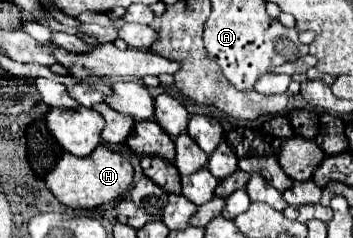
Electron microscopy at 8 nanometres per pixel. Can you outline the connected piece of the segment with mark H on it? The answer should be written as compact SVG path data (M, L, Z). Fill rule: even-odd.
M97 145L95 151L87 157L75 157L71 153L63 153L57 165L45 175L47 189L67 207L81 207L81 209L93 209L103 203L109 203L117 197L121 197L125 191L129 191L133 181L133 167L131 163L121 155L105 145Z

